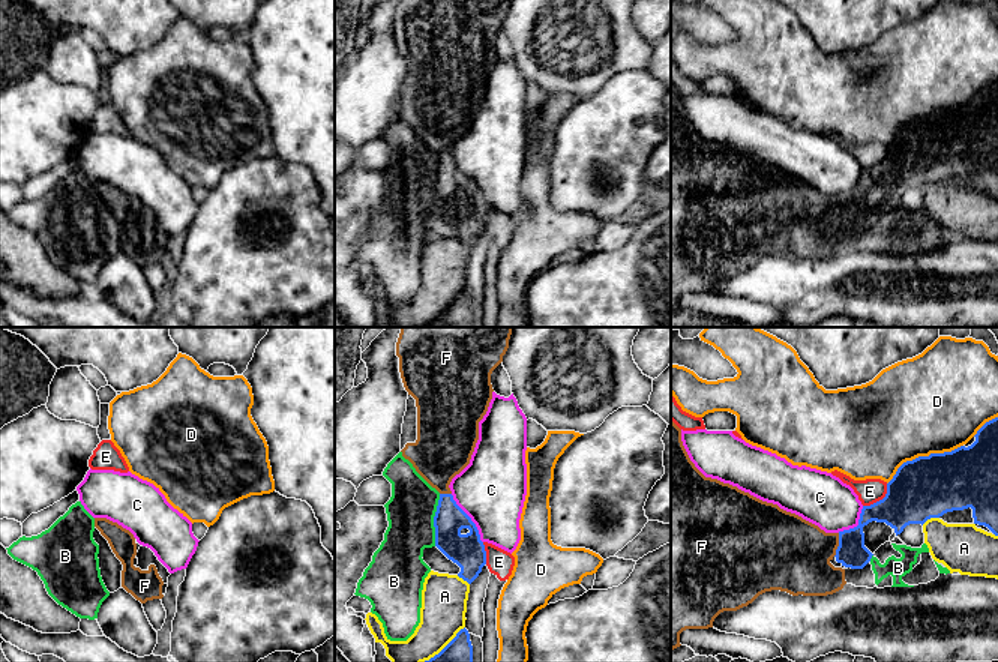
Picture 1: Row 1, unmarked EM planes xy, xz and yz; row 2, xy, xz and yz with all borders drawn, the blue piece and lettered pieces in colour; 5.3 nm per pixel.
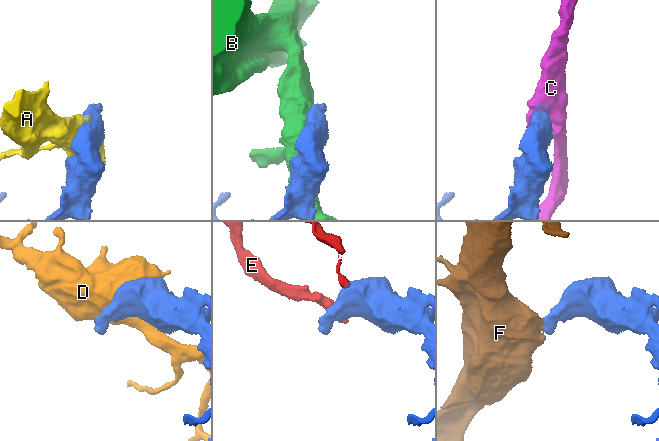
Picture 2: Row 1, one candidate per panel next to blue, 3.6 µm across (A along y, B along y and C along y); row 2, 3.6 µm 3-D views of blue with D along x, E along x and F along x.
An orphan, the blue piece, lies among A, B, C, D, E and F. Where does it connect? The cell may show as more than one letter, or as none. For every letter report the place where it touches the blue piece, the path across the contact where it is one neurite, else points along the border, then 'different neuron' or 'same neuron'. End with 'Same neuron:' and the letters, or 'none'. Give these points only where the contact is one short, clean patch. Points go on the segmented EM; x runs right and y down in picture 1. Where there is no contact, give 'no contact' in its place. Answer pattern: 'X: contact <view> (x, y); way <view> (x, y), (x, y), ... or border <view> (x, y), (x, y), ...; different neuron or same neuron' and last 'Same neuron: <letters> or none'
A: contact yz (929, 518); different neuron
B: contact xz (434, 520); different neuron
C: contact xz (470, 518); different neuron
D: contact yz (922, 457); different neuron
E: contact yz (880, 500); different neuron
F: contact yz (839, 545); way yz (851, 553), (839, 545), (794, 556); same neuron
Same neuron: F

